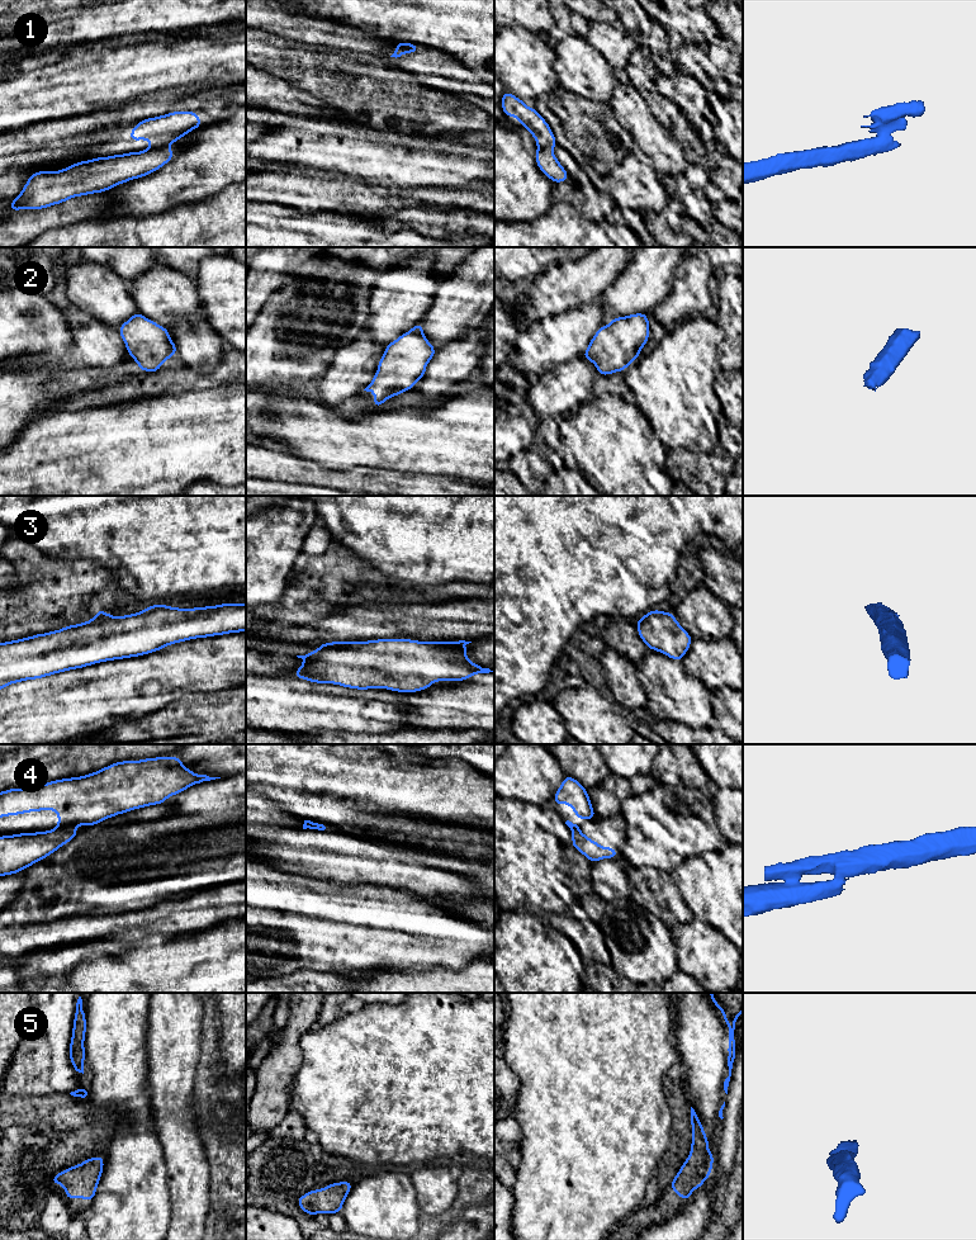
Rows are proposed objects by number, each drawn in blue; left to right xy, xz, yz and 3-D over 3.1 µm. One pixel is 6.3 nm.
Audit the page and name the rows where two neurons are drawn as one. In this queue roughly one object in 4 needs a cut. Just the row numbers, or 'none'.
1, 4

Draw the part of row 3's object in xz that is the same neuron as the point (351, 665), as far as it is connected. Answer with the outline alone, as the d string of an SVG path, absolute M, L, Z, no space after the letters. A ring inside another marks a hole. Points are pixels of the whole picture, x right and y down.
M376 639L376 640L366 640L366 642L330 642L330 643L323 643L319 644L319 648L317 650L312 650L308 654L304 656L297 656L298 658L302 658L304 663L294 671L293 676L297 676L300 680L307 680L309 682L314 683L332 683L332 685L340 685L342 687L349 687L349 688L355 688L355 690L369 690L369 688L387 688L389 691L397 691L397 692L403 692L403 694L409 694L409 692L417 692L417 691L423 691L428 688L432 683L437 681L465 681L472 676L475 676L478 673L489 673L493 672L489 668L483 668L477 663L470 662L466 658L466 649L465 645L472 642L465 642L465 640L459 640L459 642L418 642L413 639Z

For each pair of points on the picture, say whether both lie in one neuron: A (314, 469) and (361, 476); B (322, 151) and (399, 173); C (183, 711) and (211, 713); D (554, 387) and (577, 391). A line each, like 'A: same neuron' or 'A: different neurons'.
A: same neuron
B: same neuron
C: same neuron
D: same neuron

